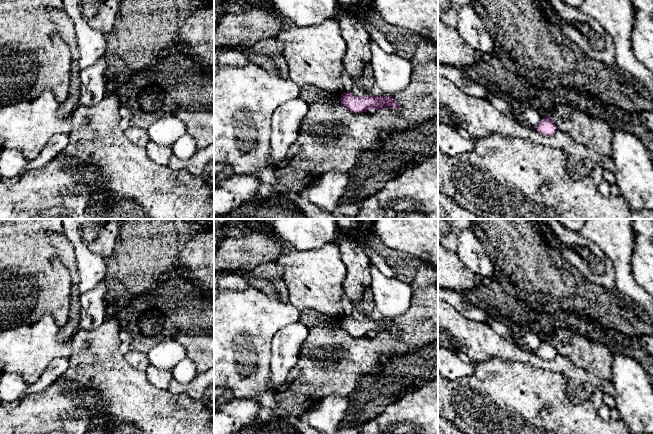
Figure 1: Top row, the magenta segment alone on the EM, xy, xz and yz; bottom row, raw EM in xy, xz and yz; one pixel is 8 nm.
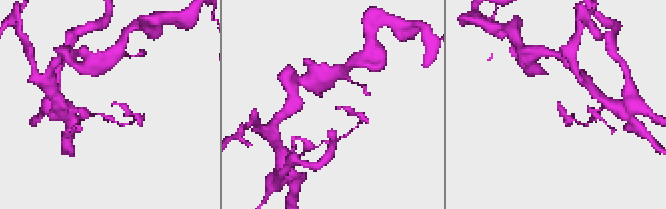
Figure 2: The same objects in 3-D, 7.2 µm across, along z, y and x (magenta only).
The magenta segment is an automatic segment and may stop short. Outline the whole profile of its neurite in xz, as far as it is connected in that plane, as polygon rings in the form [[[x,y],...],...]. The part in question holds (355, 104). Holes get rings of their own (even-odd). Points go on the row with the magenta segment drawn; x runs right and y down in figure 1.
[[[350,92],[341,94],[341,104],[350,112],[363,113],[368,110],[379,110],[385,107],[400,109],[400,105],[392,96],[372,96],[358,97]]]

